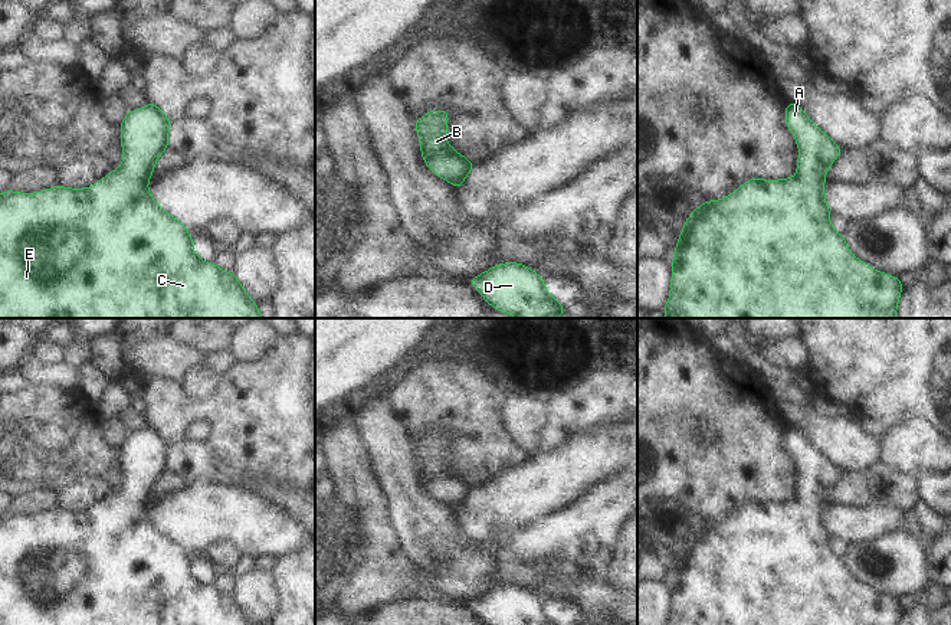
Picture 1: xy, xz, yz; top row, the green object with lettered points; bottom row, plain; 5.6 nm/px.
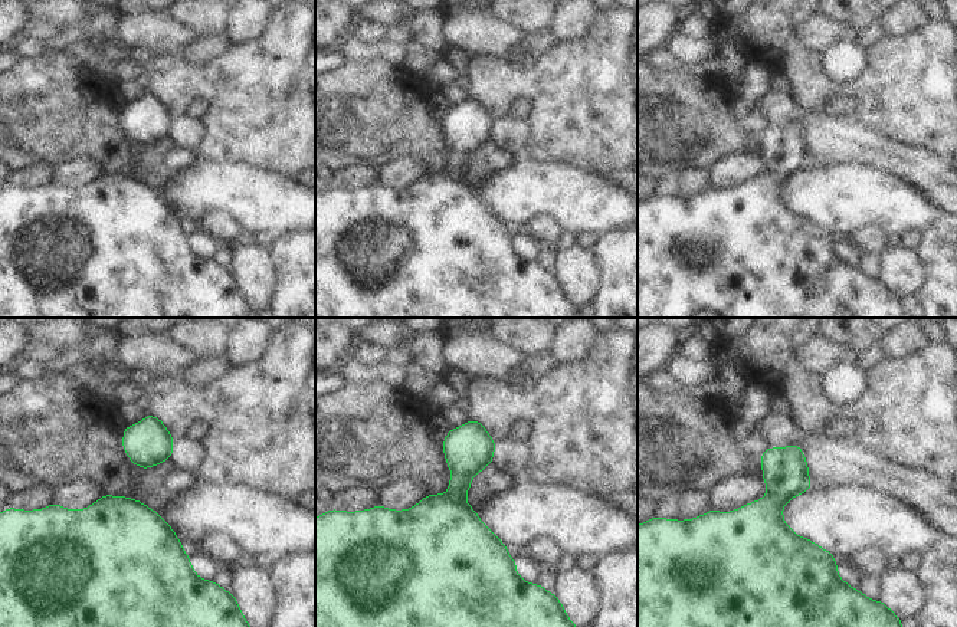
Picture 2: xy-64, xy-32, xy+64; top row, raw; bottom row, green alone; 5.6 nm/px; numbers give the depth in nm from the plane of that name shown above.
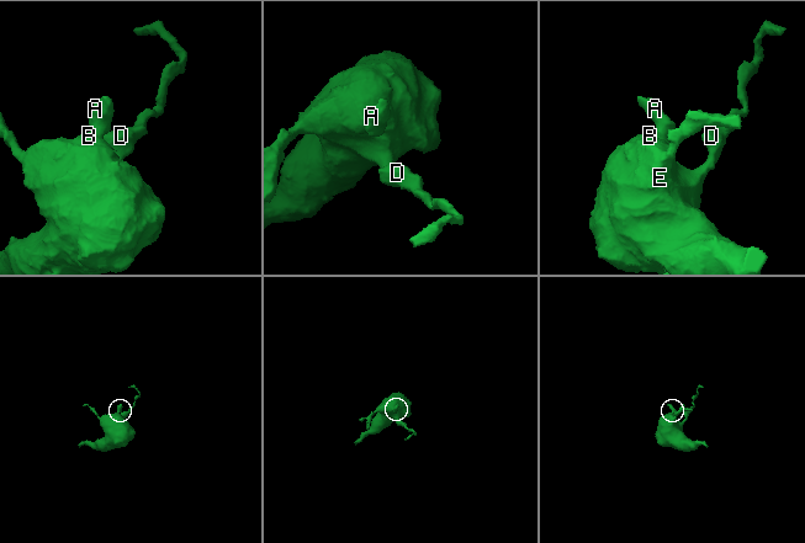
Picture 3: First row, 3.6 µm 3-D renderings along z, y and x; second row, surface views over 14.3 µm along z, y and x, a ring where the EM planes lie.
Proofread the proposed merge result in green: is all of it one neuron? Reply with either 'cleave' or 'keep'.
keep

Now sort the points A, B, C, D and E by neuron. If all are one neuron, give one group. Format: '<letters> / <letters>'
A B C D E

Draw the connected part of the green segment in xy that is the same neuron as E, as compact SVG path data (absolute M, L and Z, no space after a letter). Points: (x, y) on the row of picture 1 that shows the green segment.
M148 102L144 108L127 112L119 127L122 164L94 186L66 189L58 184L33 194L9 189L0 194L0 318L263 318L235 275L201 261L193 251L193 238L187 233L187 228L164 212L150 196L147 183L158 157L168 147L170 120L165 114Z

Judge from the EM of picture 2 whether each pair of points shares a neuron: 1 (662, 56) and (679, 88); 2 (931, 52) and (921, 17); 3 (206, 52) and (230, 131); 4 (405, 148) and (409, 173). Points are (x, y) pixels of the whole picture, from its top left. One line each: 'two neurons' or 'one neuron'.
1: two neurons
2: two neurons
3: two neurons
4: two neurons

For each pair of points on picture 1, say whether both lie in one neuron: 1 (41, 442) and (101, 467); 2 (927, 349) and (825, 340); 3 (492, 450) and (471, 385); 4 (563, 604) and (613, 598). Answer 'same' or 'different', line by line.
1: same
2: same
3: same
4: different

